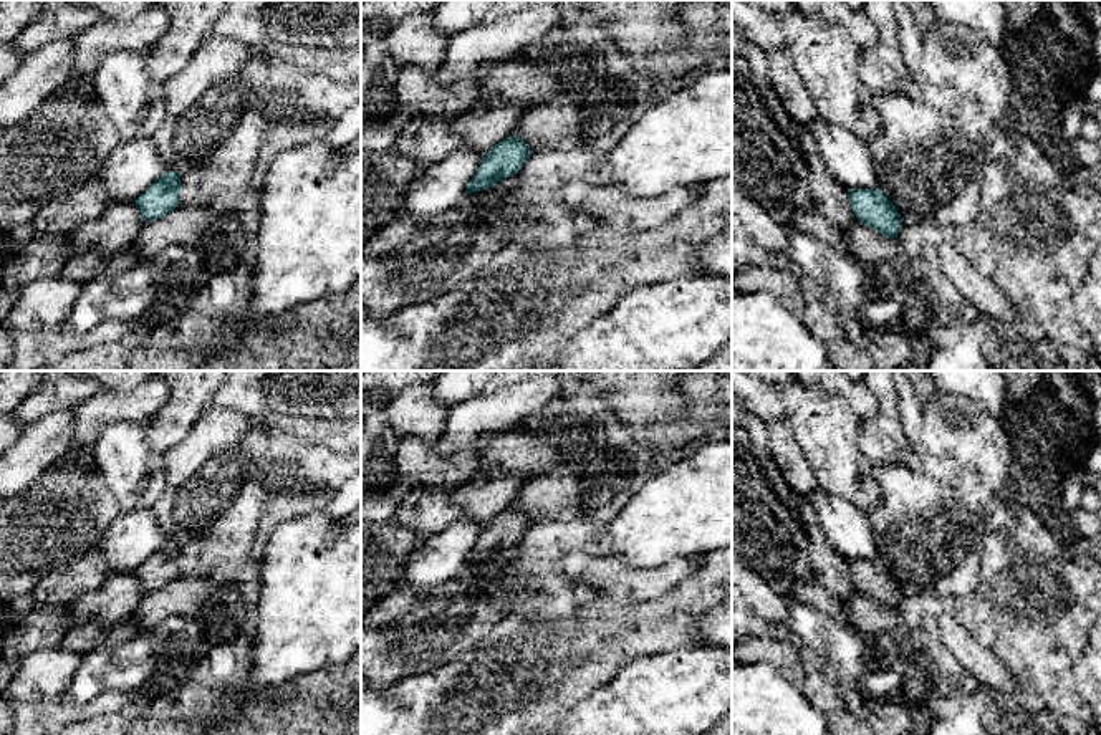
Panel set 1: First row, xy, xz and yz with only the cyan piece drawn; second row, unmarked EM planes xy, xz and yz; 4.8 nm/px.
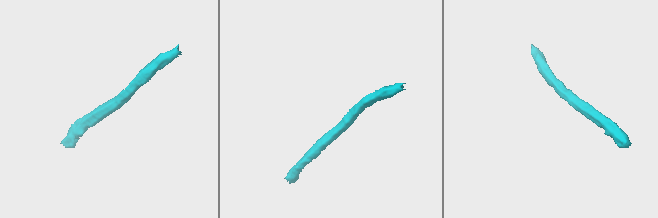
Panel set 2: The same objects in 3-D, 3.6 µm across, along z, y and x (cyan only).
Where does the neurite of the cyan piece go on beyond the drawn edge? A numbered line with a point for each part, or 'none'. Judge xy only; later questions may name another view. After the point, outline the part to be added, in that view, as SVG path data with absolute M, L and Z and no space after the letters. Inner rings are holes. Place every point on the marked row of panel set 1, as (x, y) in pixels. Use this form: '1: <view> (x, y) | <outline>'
none

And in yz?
none

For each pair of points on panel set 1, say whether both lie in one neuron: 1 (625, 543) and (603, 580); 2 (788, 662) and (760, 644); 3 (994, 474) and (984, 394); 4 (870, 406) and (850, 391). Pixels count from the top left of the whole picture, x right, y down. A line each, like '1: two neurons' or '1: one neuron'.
1: two neurons
2: one neuron
3: two neurons
4: one neuron

